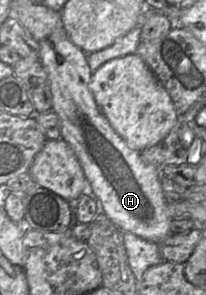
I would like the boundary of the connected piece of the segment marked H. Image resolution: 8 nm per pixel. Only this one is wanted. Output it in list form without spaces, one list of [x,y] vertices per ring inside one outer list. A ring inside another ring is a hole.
[[[62,27],[39,43],[39,59],[46,71],[52,93],[52,110],[60,121],[61,138],[77,156],[87,180],[91,194],[100,203],[106,216],[121,230],[131,232],[151,242],[160,243],[171,234],[169,201],[160,182],[160,168],[145,162],[141,151],[131,149],[125,140],[112,128],[100,111],[90,91],[92,71],[84,51],[74,45]]]

